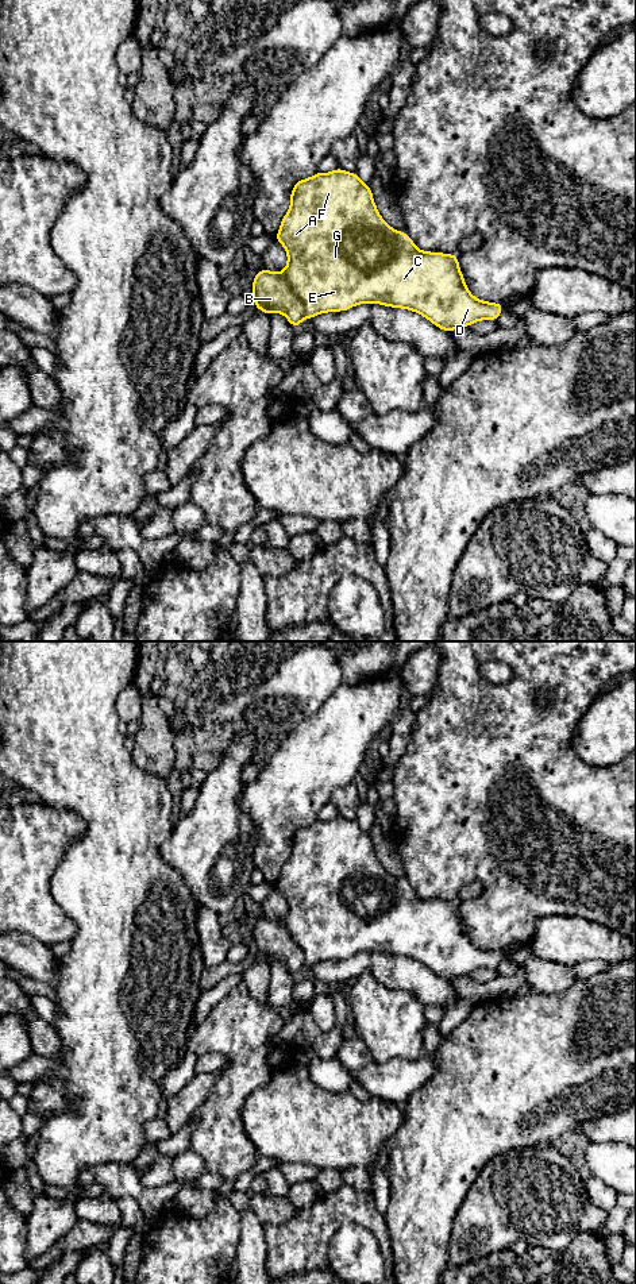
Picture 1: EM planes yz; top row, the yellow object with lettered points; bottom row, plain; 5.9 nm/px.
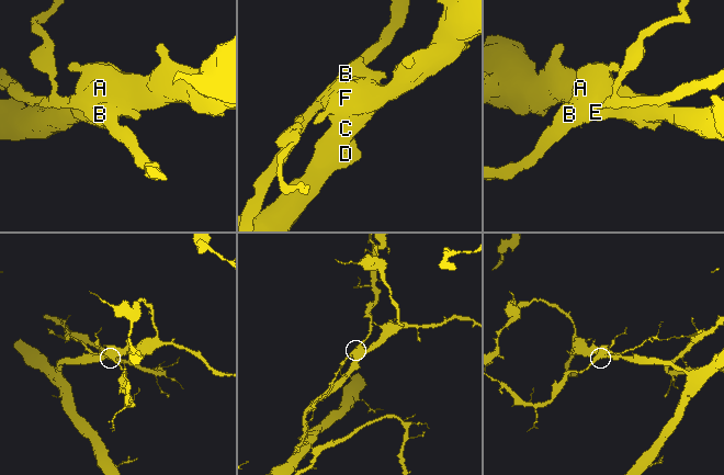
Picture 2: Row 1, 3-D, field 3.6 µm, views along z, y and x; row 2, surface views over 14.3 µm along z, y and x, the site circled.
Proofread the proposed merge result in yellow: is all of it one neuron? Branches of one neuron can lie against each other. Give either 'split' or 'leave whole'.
split

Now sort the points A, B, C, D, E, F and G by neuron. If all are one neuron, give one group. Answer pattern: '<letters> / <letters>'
A C D E F G / B

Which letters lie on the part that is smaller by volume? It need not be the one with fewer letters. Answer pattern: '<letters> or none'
B

